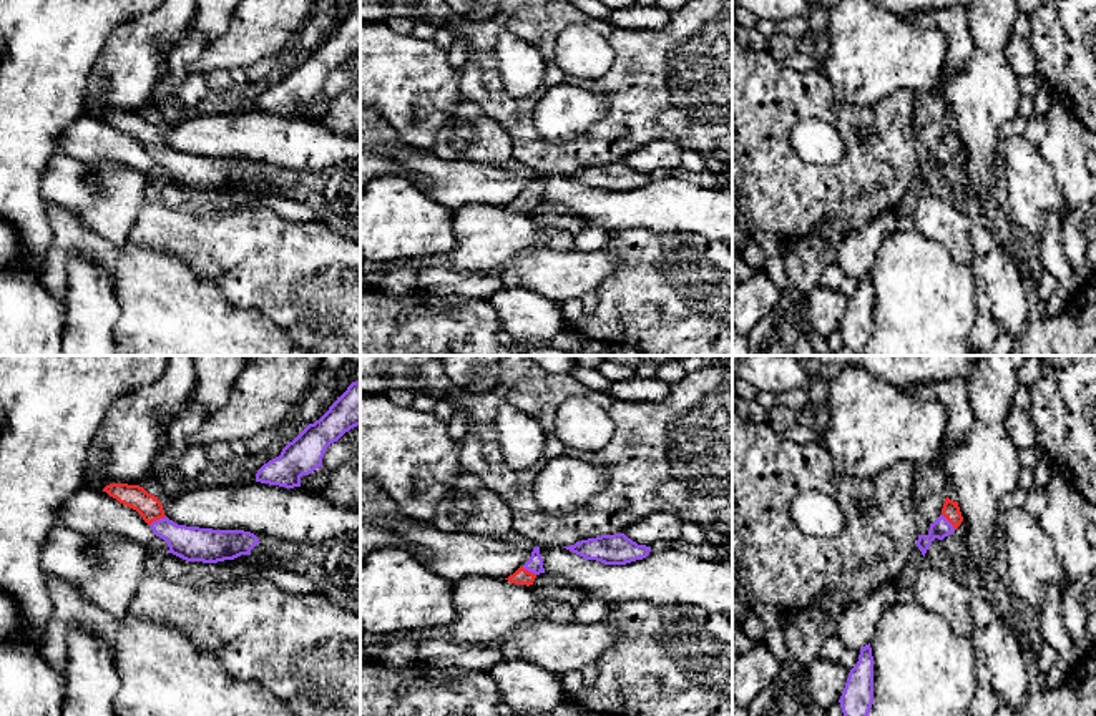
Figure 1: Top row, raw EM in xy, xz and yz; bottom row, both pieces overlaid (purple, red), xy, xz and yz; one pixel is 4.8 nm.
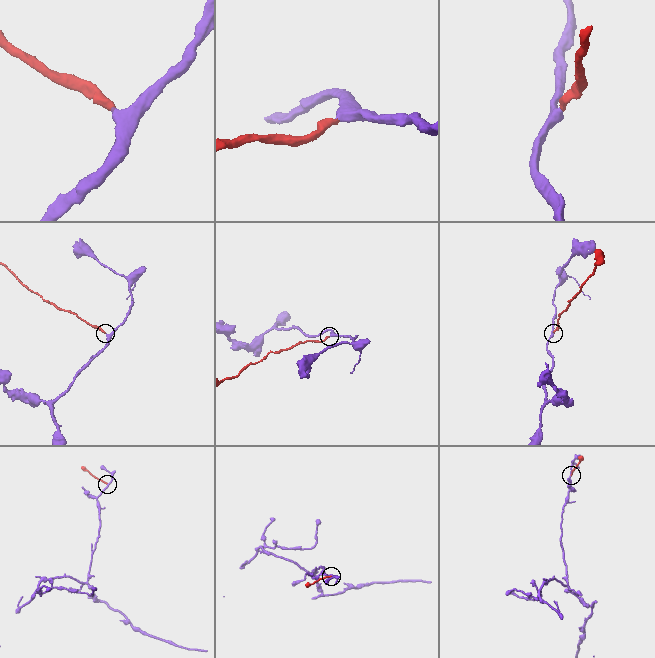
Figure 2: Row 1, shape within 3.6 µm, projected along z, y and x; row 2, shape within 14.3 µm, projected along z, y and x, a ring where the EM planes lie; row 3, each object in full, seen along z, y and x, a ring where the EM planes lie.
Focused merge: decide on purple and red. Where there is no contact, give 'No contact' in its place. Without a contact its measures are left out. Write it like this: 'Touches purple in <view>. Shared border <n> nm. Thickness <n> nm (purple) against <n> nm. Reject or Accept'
Touches purple in xy. Shared border 90 nm. Thickness 170 nm (purple) against 120 nm. Accept

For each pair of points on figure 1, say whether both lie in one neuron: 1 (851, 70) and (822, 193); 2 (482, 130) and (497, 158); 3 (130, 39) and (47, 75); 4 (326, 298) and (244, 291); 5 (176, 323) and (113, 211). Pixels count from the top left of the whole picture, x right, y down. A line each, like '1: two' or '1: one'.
1: two
2: one
3: two
4: one
5: two

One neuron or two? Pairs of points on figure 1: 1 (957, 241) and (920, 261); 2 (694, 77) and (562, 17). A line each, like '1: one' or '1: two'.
1: two
2: one

